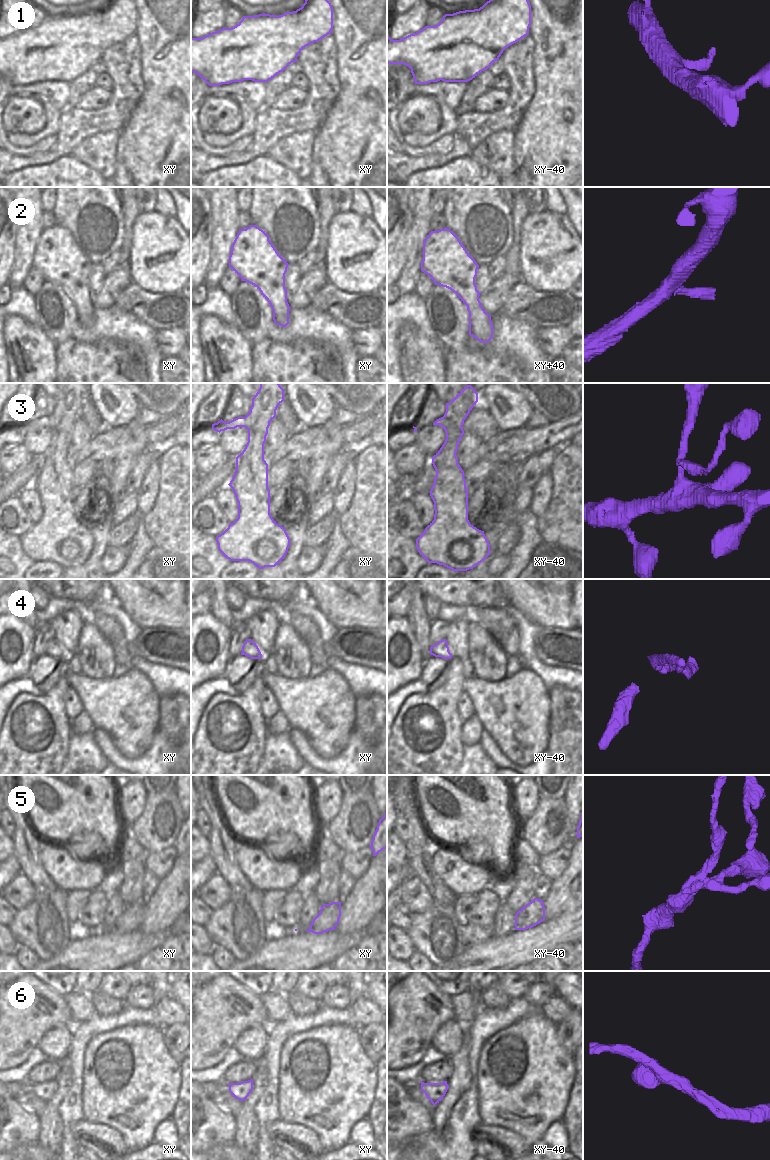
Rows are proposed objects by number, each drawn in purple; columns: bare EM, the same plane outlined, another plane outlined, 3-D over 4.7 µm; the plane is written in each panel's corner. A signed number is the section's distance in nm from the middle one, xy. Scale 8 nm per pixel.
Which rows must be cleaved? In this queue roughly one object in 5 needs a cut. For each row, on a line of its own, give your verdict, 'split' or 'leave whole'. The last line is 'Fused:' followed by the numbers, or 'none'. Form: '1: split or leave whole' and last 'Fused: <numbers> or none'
1: leave whole
2: leave whole
3: leave whole
4: leave whole
5: split
6: leave whole
Fused: 5

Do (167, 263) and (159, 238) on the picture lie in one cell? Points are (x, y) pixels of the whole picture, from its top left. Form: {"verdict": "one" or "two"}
{"verdict": "one"}

